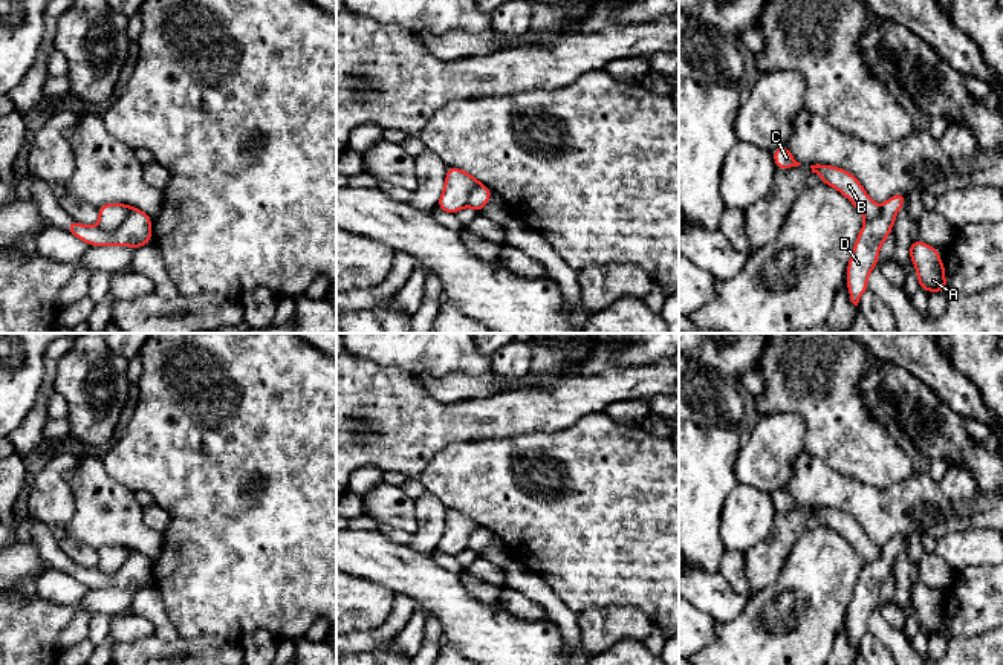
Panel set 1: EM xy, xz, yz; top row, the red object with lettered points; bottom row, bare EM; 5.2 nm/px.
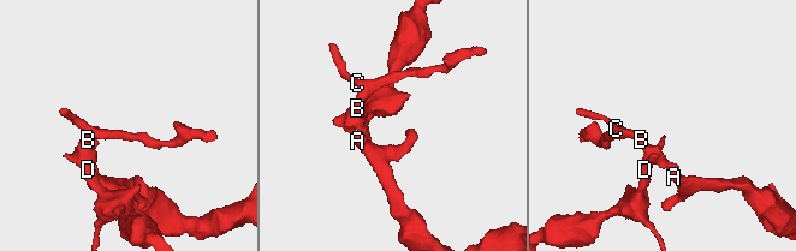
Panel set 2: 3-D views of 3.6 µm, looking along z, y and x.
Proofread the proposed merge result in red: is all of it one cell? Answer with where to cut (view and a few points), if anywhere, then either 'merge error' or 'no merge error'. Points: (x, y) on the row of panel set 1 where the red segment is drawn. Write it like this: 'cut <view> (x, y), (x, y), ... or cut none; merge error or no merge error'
cut xy (129, 207), (127, 216), (113, 230), (101, 230), (98, 227); merge error

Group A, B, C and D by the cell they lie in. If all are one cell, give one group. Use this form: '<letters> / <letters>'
A B C / D

